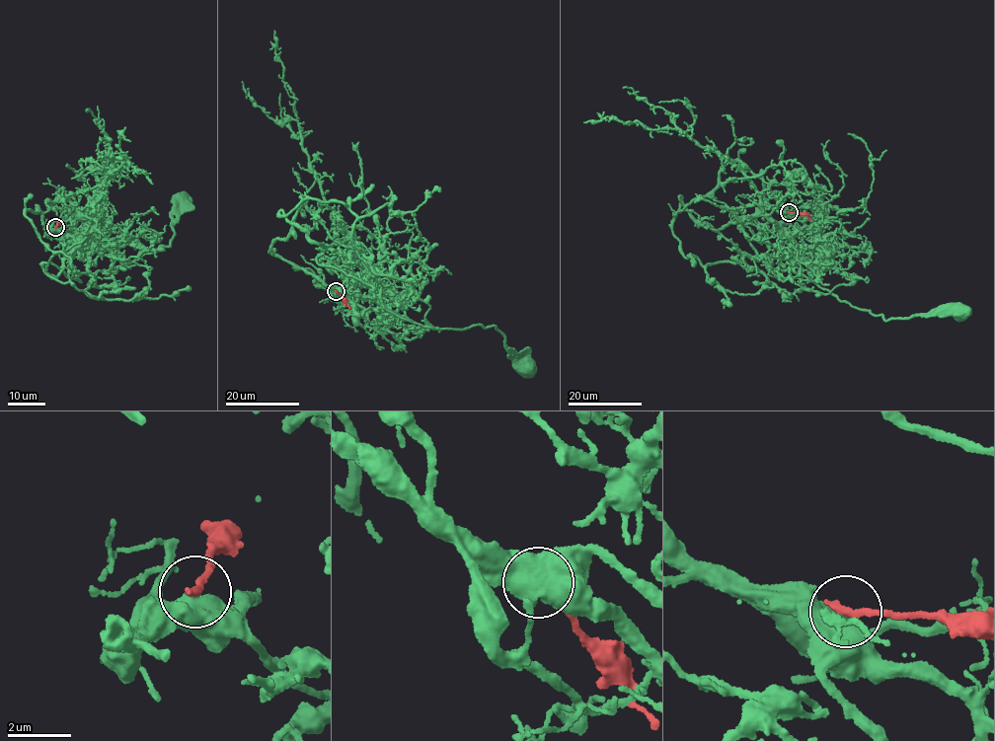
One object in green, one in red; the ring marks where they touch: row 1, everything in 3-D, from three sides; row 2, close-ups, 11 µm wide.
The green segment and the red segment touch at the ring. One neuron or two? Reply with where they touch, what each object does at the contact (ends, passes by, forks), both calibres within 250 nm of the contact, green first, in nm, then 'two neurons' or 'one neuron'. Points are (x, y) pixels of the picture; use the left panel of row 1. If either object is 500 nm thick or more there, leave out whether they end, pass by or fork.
(55, 227) | 700/260 nm | two neurons

